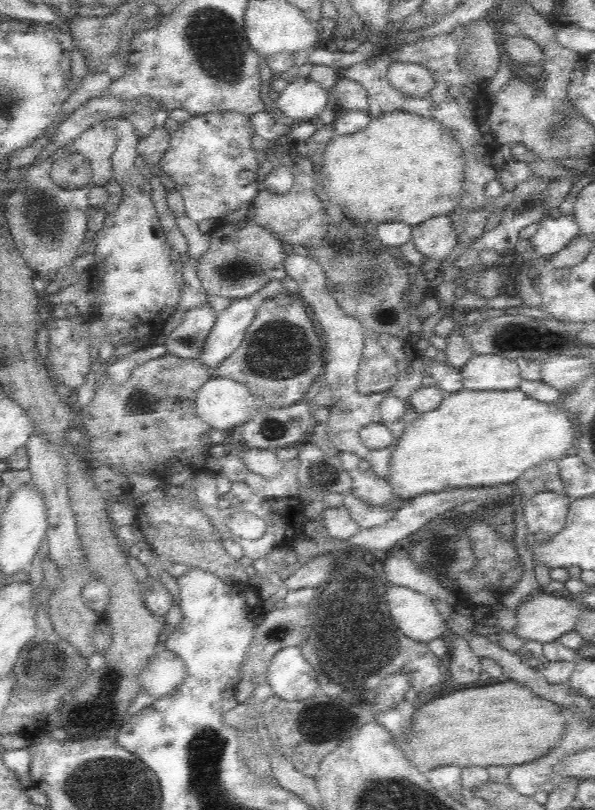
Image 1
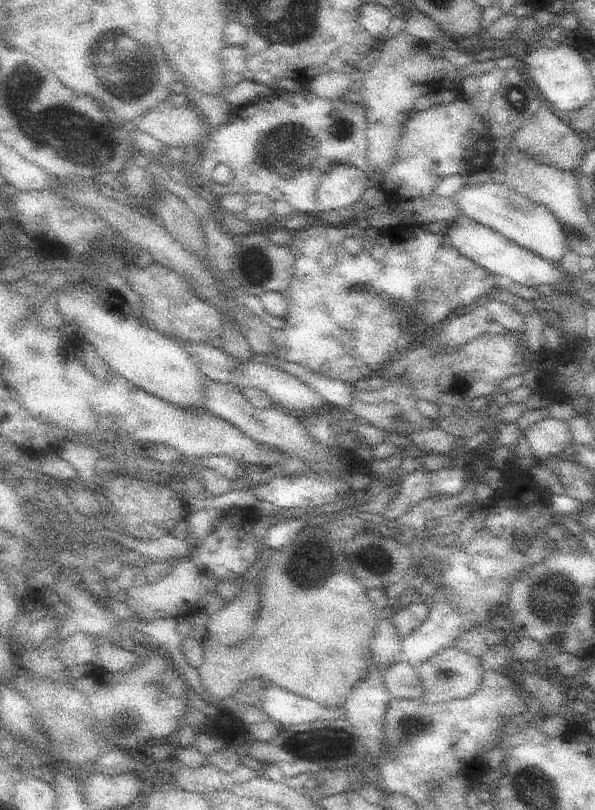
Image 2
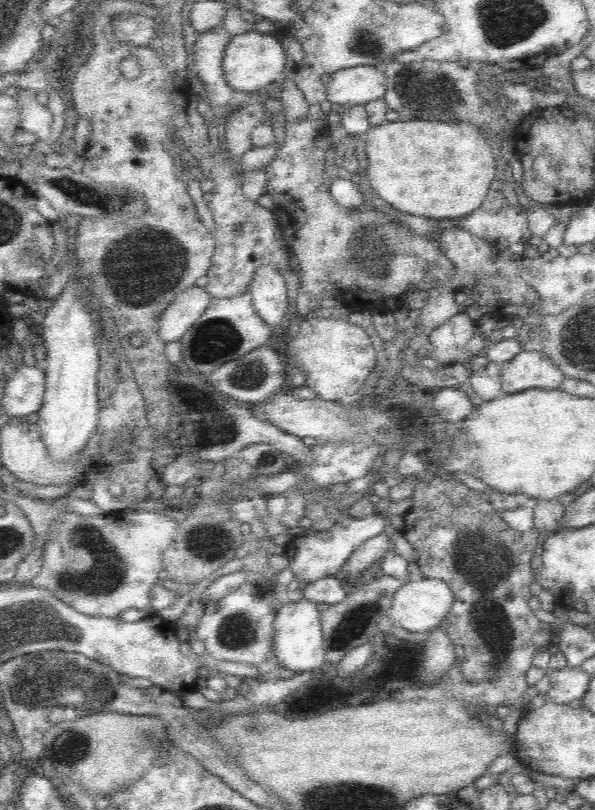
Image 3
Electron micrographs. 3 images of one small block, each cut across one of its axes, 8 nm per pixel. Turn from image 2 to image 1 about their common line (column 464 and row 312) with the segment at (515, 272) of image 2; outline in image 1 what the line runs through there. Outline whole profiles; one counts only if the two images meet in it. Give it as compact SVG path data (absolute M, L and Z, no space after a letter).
M246 297L232 299L228 308L216 313L216 322L204 342L204 348L200 356L196 356L198 361L210 369L220 366L240 346L246 328L256 316L256 308Z

